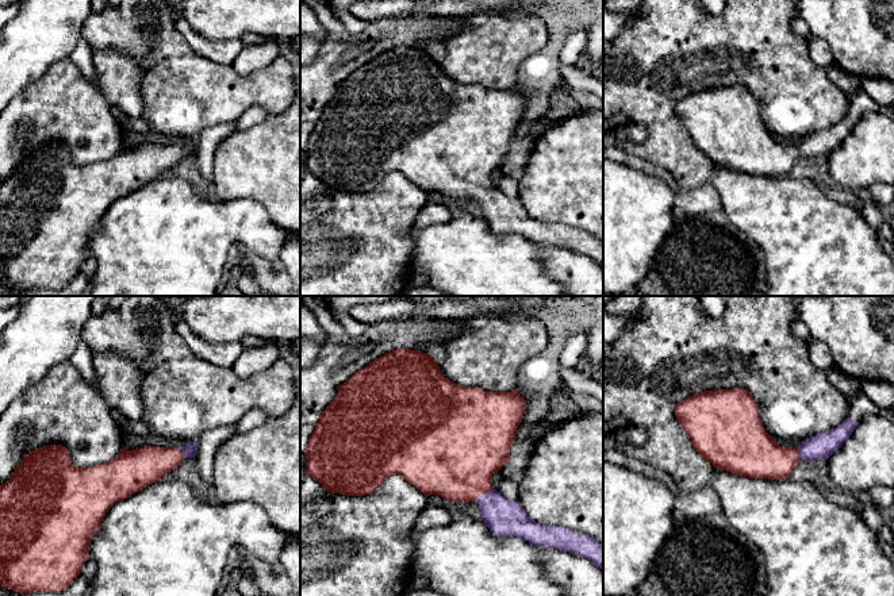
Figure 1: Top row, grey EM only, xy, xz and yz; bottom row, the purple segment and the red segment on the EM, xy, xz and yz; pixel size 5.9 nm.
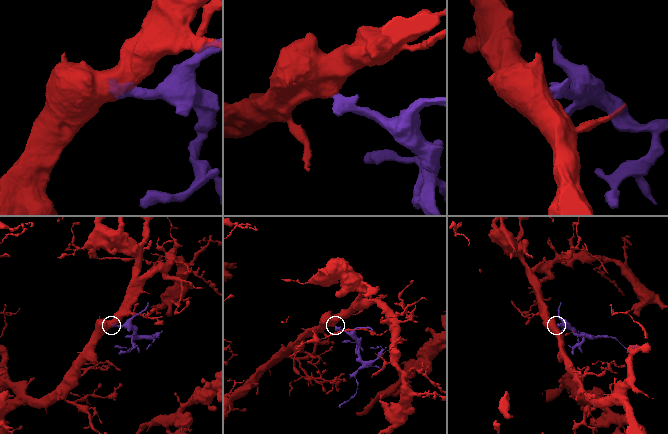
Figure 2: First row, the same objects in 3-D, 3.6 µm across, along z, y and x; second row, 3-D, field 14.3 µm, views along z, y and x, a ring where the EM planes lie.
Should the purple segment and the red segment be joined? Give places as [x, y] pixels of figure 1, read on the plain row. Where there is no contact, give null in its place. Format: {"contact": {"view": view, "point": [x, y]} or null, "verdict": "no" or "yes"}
{"contact": {"view": "xz", "point": [483, 191]}, "verdict": "yes"}

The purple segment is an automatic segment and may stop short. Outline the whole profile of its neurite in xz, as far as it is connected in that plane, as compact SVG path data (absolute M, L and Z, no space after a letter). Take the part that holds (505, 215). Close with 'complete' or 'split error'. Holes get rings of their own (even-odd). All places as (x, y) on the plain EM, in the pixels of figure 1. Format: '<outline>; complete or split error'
M396 46L357 68L339 84L334 97L322 109L304 147L307 170L325 188L346 193L371 192L388 173L399 172L426 195L437 192L460 201L476 199L481 207L481 218L494 234L519 234L537 245L569 249L588 255L603 269L602 241L565 224L537 220L519 199L506 196L491 182L492 172L511 158L510 143L517 136L525 107L526 97L517 86L487 89L457 82L442 72L431 53L419 47Z; split error

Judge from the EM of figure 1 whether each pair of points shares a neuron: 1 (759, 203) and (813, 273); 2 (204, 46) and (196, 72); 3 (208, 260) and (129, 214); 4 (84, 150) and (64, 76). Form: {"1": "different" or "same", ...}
{"1": "same", "2": "different", "3": "same", "4": "same"}

